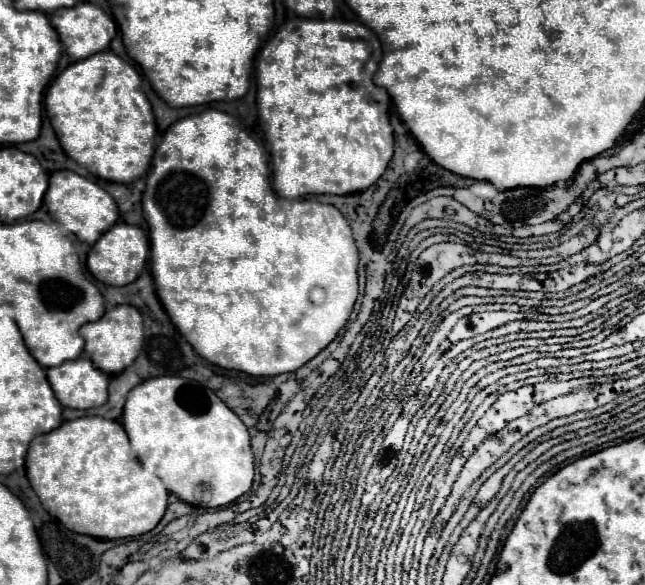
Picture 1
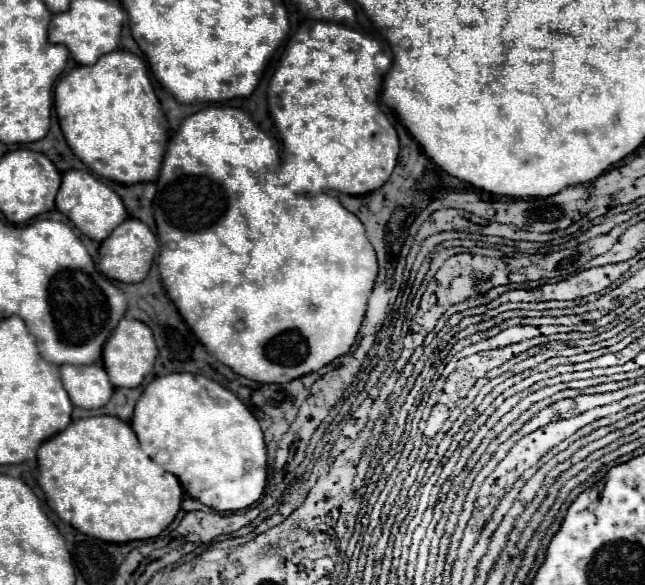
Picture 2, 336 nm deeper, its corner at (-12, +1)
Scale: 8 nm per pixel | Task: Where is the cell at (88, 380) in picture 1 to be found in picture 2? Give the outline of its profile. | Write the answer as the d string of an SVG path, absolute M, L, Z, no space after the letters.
M62 365L60 377L70 401L82 409L104 407L114 391L108 373L100 365Z

